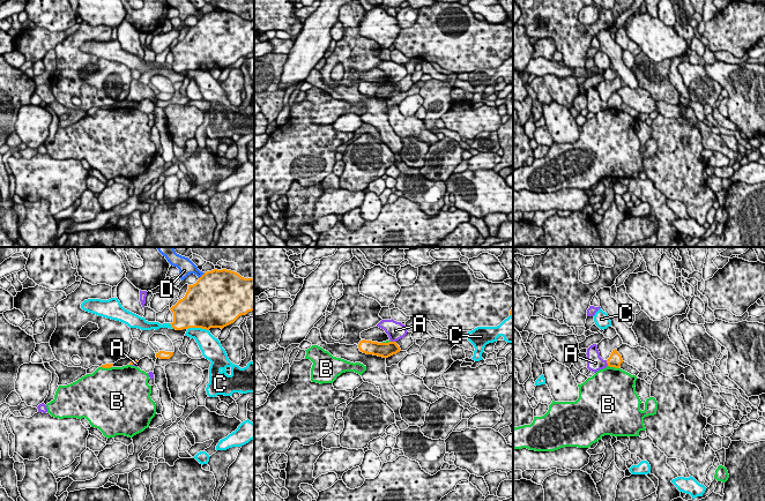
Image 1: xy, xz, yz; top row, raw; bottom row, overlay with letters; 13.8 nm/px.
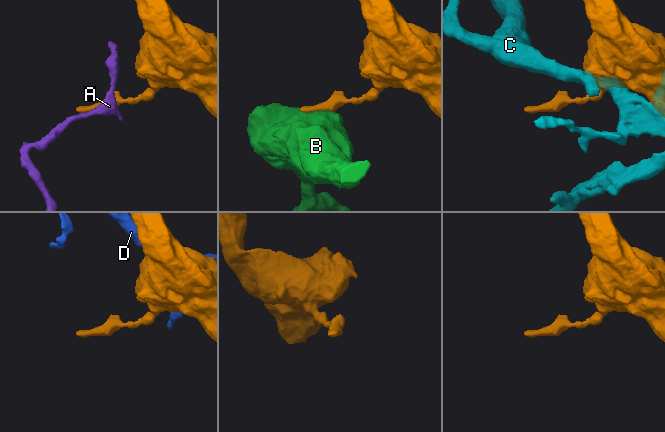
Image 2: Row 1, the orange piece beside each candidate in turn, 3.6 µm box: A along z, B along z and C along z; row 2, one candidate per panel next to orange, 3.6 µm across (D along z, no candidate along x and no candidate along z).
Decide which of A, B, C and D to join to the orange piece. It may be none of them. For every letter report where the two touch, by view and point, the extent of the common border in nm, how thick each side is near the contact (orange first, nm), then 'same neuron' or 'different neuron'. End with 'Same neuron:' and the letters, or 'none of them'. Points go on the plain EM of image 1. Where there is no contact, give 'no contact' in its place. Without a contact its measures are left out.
A: meets orange in xz at (393, 83); contact 80 nm long; 220 nm thick on the orange side, 260 nm on the other; different neuron
B: meets orange in yz at (614, 107); contact 170 nm long; 190 nm thick on the orange side, 460 nm on the other; different neuron
C: meets orange in xy at (198, 68); contact 300 nm long; 500 nm thick on the orange side, 240 nm on the other; different neuron
D: meets orange in xy at (201, 17); contact 130 nm long; 500 nm thick on the orange side, 220 nm on the other; different neuron
Same neuron: none of them

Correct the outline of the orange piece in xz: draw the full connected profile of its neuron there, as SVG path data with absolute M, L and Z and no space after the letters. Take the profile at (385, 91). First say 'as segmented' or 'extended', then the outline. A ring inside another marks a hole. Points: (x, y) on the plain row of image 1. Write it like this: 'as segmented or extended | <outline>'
as segmented | M365 81L359 83L358 90L363 95L373 96L382 99L388 99L401 92L396 83L378 84Z

